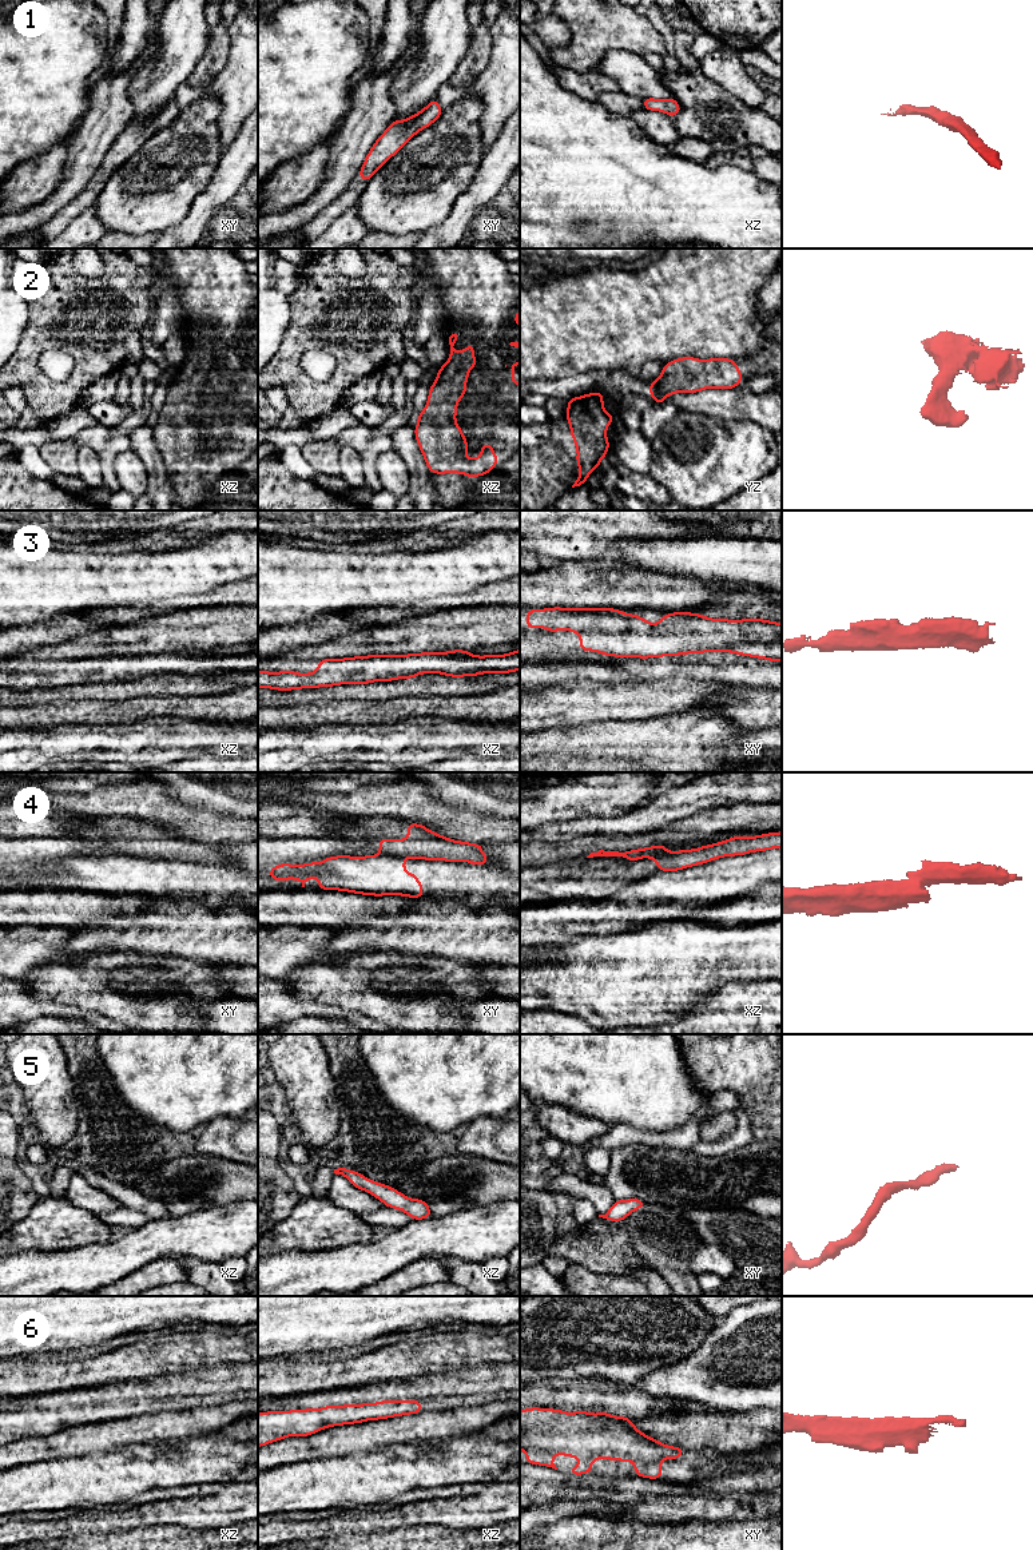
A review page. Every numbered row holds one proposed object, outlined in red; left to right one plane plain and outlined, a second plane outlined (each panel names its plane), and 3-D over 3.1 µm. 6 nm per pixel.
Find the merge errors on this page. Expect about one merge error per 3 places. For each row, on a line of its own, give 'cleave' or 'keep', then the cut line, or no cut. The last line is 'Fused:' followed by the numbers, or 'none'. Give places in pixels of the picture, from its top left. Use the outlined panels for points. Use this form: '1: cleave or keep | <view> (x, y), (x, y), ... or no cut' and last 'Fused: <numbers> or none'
1: keep | no cut
2: keep | no cut
3: keep | no cut
4: cleave | xy (381, 853), (404, 858)
5: keep | no cut
6: keep | no cut
Fused: 4

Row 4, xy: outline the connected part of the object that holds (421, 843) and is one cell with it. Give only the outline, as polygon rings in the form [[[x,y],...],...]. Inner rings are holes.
[[[408,823],[406,839],[378,839],[377,842],[381,854],[400,858],[469,862],[474,866],[489,861],[481,844],[449,839],[418,823]]]

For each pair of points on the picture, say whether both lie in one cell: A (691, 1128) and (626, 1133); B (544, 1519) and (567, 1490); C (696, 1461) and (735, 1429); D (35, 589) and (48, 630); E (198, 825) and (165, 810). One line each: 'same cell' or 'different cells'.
A: same cell
B: different cells
C: different cells
D: different cells
E: same cell

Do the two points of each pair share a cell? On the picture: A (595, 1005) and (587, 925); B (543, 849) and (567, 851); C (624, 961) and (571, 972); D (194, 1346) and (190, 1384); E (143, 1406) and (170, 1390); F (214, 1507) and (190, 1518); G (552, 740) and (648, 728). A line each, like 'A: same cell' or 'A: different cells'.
A: different cells
B: same cell
C: same cell
D: different cells
E: same cell
F: same cell
G: same cell

